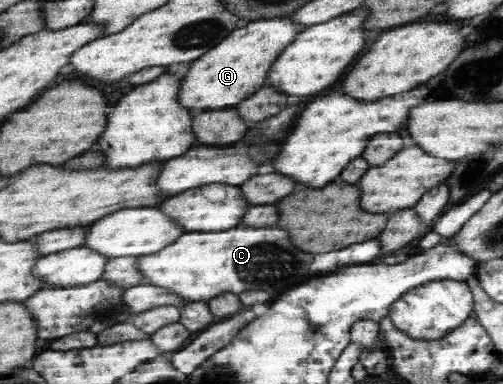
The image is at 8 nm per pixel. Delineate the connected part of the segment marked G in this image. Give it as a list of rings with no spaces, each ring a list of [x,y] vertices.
[[[289,18],[249,22],[245,28],[237,28],[233,36],[224,39],[189,66],[182,78],[185,84],[181,86],[181,104],[187,104],[196,113],[229,109],[243,102],[265,84],[265,76],[273,60],[289,42],[293,42],[299,30],[303,30],[303,26],[293,24]]]

